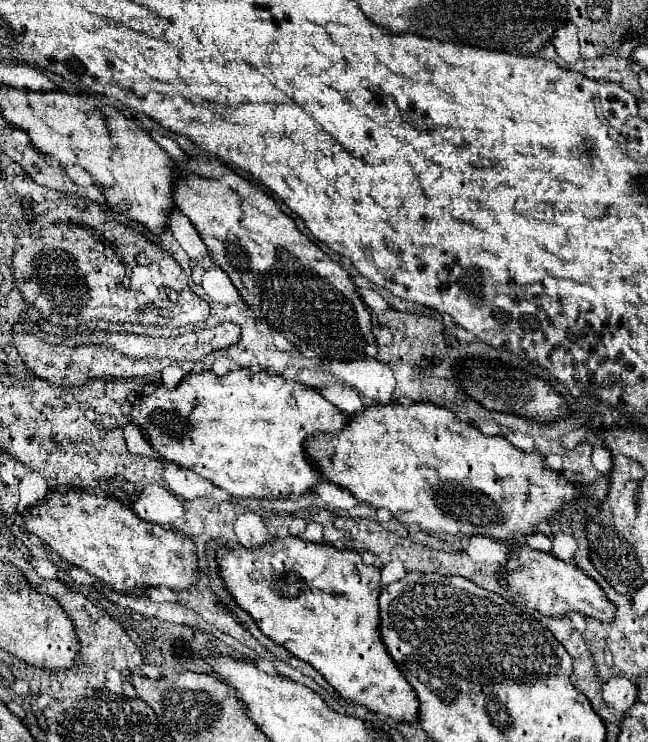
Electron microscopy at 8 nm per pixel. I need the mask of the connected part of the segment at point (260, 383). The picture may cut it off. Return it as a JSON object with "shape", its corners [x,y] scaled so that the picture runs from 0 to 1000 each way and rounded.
{"shape":[[[364,497],[352,505],[333,508],[327,500],[306,505],[287,505],[272,524],[244,519],[231,530],[216,530],[216,538],[204,546],[201,565],[213,570],[225,584],[238,608],[256,621],[275,624],[309,643],[327,648],[333,656],[352,662],[358,670],[463,670],[485,659],[488,651],[500,648],[491,629],[472,613],[472,597],[491,584],[522,584],[540,562],[522,554],[506,538],[460,513],[438,511],[432,505],[414,505],[410,500],[383,503],[383,497]]]}

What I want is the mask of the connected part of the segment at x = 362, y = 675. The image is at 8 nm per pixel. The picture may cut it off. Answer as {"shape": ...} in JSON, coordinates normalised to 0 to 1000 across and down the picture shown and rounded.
{"shape":[[[463,724],[423,726],[398,740],[340,740],[333,751],[352,796],[364,813],[395,834],[404,853],[491,902],[528,942],[562,950],[617,974],[645,972],[645,939],[620,904],[614,904],[608,888],[602,888],[590,856],[583,856],[583,802],[590,794],[583,761],[565,761],[549,743],[525,743],[515,735],[478,732]]]}

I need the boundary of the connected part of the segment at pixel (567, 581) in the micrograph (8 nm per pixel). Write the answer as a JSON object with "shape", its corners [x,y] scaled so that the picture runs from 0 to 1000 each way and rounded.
{"shape":[[[796,735],[784,761],[772,770],[772,780],[793,810],[827,821],[836,829],[867,832],[889,823],[923,837],[944,837],[951,829],[951,818],[917,780],[901,775],[889,761],[855,751],[852,745],[824,743],[815,735]]]}

